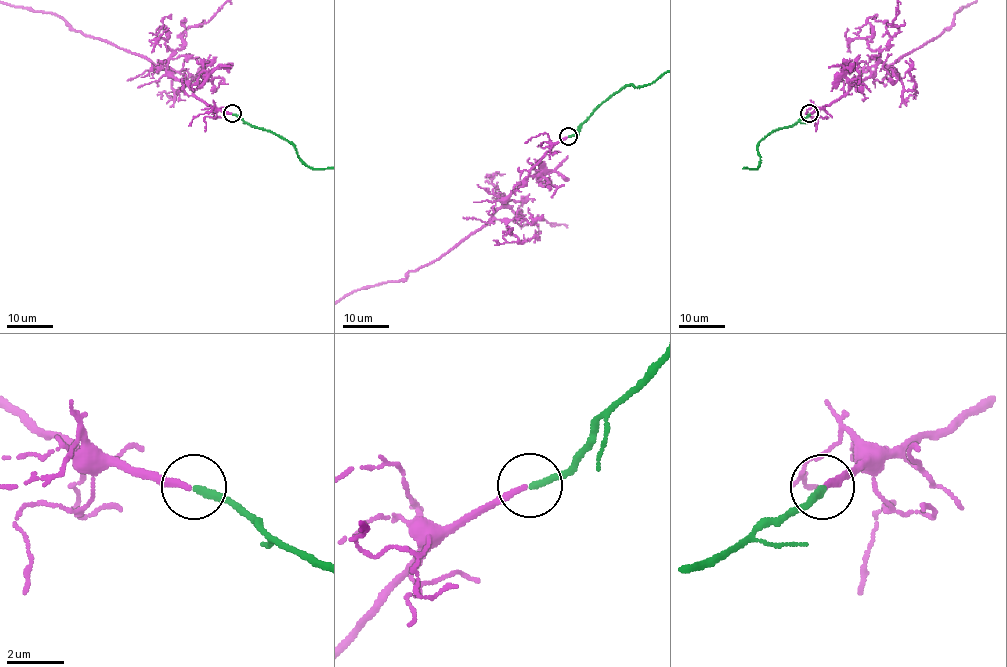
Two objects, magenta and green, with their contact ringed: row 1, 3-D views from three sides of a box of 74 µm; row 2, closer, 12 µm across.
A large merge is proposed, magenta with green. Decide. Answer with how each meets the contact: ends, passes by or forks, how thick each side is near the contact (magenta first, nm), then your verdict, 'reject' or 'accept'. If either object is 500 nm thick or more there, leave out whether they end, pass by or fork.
magenta ends; green ends; calibres 240 and 240 nm; accept

